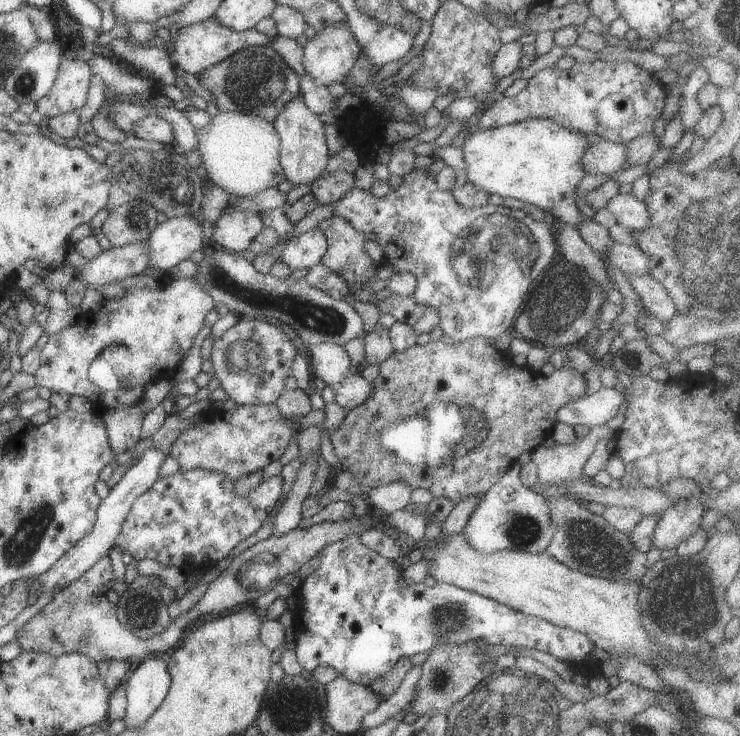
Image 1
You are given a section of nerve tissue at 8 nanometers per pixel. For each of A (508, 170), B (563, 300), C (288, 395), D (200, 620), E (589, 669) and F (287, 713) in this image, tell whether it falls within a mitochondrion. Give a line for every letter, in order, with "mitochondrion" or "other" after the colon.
A: other
B: mitochondrion
C: other
D: other
E: other
F: mitochondrion

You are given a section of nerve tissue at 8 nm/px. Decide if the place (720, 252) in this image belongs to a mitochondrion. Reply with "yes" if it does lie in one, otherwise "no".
yes

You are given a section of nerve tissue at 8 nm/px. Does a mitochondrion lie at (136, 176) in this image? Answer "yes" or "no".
yes

